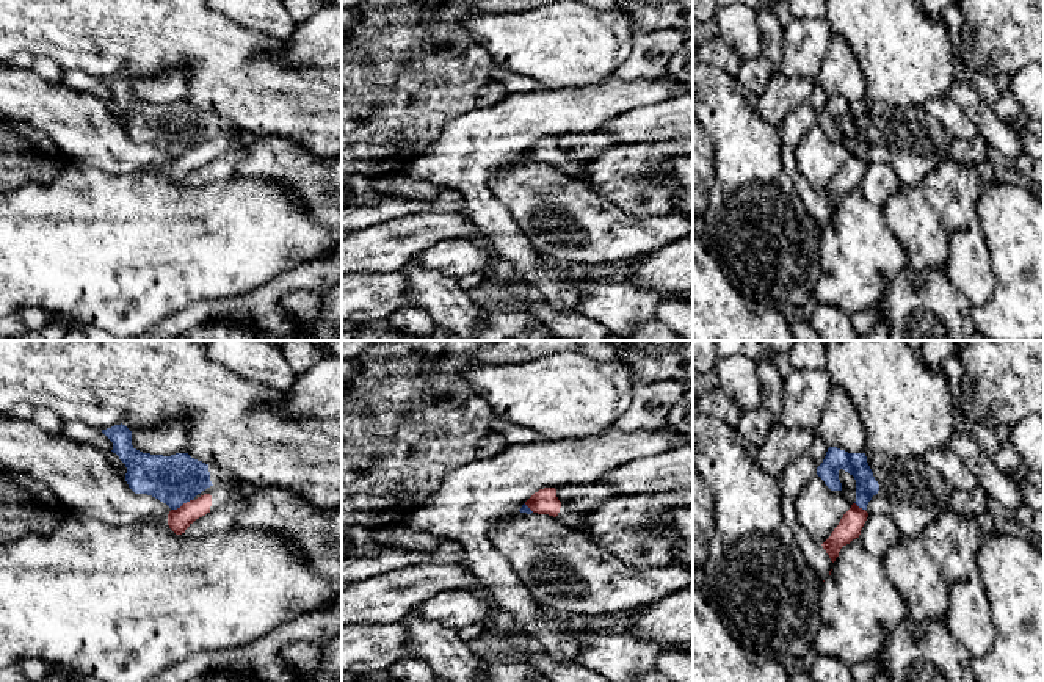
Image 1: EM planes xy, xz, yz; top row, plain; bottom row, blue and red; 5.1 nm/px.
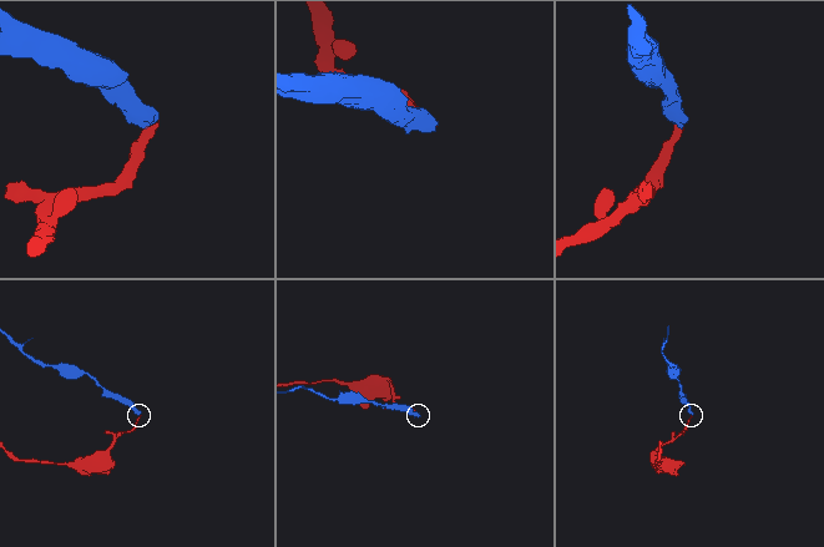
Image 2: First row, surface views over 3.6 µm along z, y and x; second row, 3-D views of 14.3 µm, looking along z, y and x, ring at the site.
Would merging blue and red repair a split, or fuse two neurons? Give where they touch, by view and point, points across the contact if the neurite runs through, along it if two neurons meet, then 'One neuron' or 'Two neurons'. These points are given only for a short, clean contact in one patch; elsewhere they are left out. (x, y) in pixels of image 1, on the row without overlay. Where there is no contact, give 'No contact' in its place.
Touches blue at xy (181, 154). Boundary: xy (192, 148), (171, 159). Two neurons

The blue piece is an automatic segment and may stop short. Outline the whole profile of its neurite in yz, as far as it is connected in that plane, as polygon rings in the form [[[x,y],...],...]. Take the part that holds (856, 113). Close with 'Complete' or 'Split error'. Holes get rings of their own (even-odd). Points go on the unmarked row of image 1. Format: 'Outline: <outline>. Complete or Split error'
Outline: [[[829,96],[823,111],[817,116],[817,124],[831,140],[840,140],[853,154],[868,163],[887,165],[903,187],[920,183],[947,157],[948,138],[936,127],[925,105],[886,105],[881,102],[848,102],[837,96]]]. Split error

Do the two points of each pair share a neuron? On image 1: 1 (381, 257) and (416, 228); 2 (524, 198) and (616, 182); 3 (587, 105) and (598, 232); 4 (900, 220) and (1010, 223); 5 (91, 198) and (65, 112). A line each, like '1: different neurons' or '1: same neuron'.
1: same neuron
2: different neurons
3: different neurons
4: different neurons
5: different neurons

